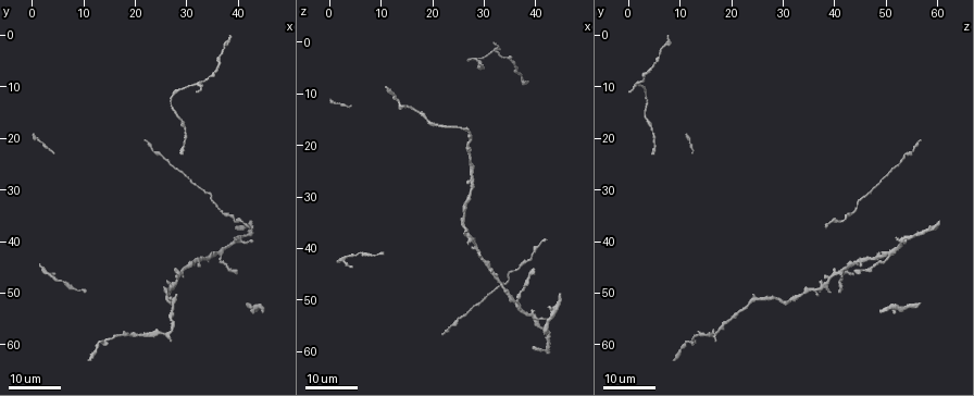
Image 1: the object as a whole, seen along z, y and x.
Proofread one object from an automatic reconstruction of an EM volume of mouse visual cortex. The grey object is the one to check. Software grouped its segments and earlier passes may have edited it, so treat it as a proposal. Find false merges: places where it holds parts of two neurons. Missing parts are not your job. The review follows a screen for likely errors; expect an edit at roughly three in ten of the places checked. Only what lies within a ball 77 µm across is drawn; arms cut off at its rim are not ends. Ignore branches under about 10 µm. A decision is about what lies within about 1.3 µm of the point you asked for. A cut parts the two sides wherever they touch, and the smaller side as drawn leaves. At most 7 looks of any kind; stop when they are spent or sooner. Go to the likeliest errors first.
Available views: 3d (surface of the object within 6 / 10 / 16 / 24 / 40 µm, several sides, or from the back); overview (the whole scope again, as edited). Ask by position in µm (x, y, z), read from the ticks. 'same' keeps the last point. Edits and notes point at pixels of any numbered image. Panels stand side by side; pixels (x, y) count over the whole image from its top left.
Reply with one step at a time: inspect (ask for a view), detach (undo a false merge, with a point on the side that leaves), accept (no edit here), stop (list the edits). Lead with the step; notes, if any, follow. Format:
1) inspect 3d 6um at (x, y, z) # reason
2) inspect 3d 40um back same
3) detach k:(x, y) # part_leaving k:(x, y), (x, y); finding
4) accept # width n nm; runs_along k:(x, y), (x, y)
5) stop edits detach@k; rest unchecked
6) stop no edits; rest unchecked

inspect 3d 24um at (26.0, 49.5, 37.0) # a fork

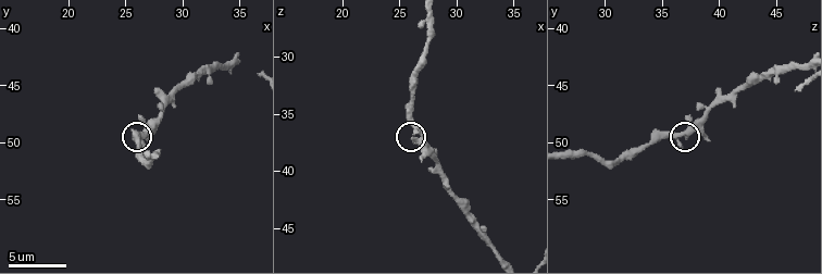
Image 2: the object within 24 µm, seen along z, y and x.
inspect 3d 10um same

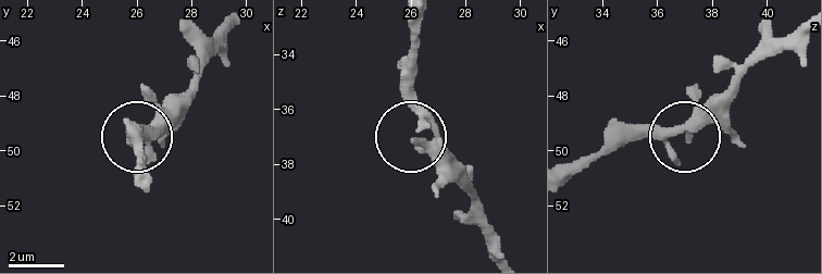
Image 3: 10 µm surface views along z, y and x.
accept # width 250 nm; continuous, no second neuron

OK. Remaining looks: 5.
inspect 3d 16um at (37.0, 42.5, 51.0) # two arms in line, one across

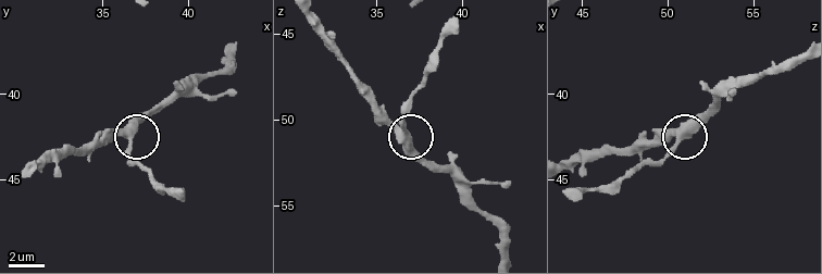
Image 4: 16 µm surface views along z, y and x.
inspect 3d 10um at (36.6, 42.6, 50.8)

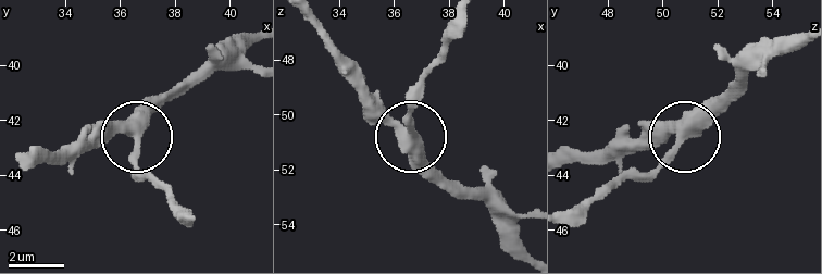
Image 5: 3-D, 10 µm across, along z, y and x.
accept # side_arm 16 um; runs_along 5:(307, 17), (344, 74), (440, 176); one neuron here

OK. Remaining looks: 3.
inspect 3d 16um at (27.0, 58.0, 17.5) # thick turns thin

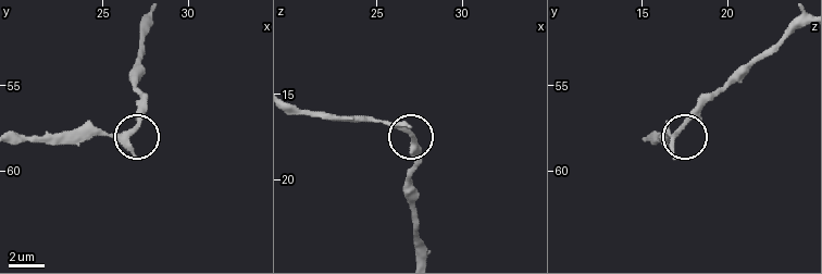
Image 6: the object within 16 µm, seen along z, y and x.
inspect 3d 6um at (27.0, 57.4, 17.3) # zoom in

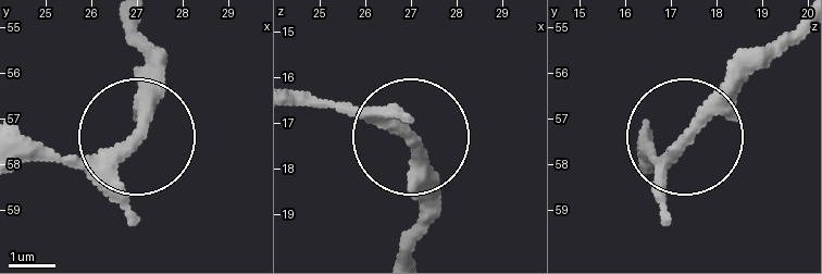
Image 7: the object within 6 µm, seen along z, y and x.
accept # runs_along 7:(137, 17), (145, 122), (78, 158), (20, 161); all the same neuron

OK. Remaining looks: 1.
stop no edits; rest unchecked

